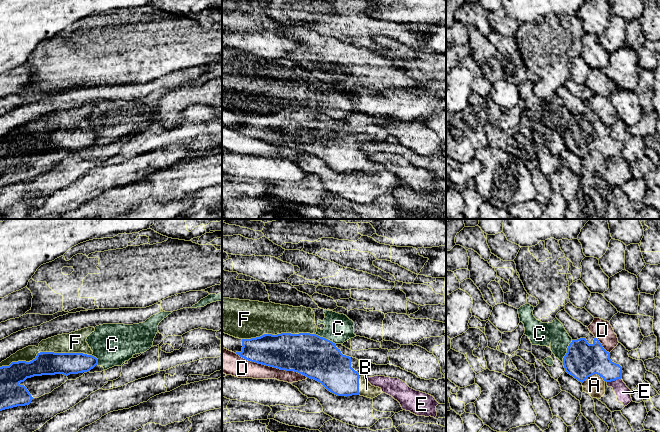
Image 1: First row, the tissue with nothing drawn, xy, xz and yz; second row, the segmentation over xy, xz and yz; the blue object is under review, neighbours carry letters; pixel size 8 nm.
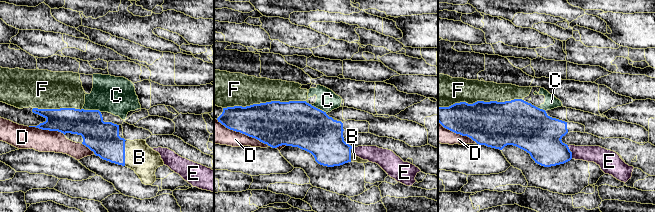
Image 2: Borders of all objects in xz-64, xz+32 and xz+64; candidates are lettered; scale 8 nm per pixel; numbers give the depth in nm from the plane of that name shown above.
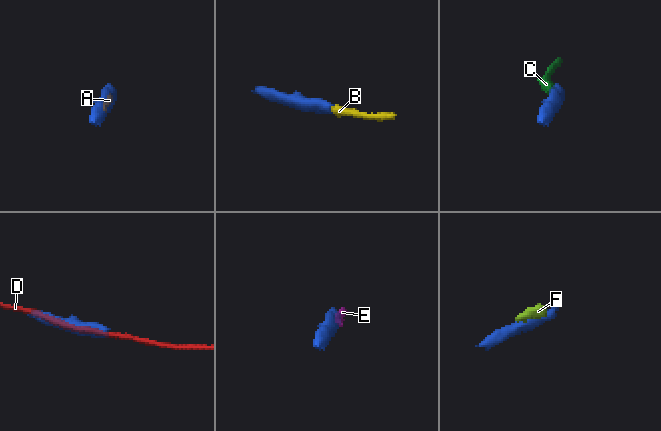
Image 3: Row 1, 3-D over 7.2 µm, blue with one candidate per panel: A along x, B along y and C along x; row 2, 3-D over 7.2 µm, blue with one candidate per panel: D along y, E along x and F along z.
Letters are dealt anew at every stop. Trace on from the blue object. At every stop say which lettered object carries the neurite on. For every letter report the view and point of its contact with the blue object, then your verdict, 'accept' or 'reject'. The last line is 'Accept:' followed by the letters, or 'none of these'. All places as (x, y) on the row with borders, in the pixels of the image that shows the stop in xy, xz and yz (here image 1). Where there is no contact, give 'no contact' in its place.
A: contact yz (593, 374); reject
B: contact xz (358, 384); accept
C: contact yz (567, 351); reject
D: contact xz (271, 366); reject
E: contact yz (613, 380); reject
F: contact xy (66, 353); reject
Accept: B

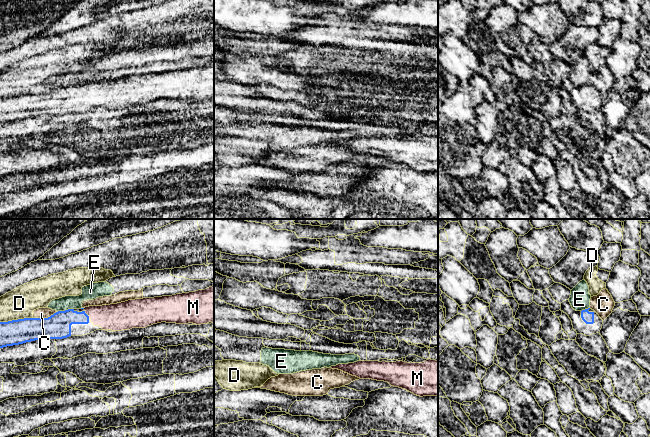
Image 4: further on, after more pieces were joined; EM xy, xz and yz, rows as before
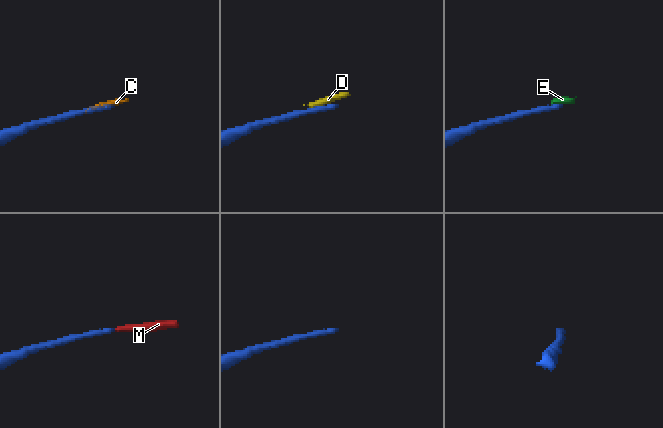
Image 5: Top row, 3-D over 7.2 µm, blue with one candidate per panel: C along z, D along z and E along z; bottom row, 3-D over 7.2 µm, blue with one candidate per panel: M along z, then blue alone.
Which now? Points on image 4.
C: contact xy (45, 318); reject
D: contact xy (16, 320); reject
E: contact xy (65, 310); reject
M: contact xy (86, 314); accept
Accept: M

